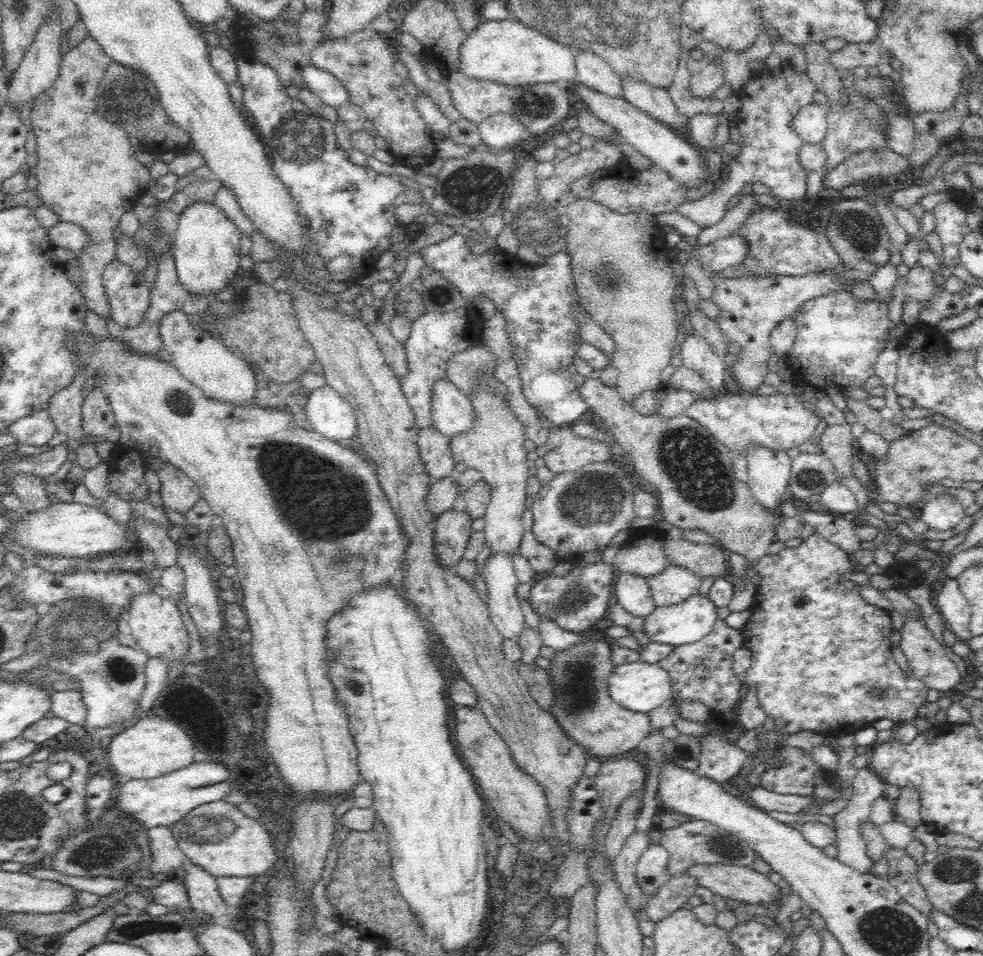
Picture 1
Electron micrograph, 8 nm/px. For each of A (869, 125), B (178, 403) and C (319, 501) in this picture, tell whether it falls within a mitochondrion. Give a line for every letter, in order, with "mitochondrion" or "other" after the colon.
A: mitochondrion
B: mitochondrion
C: mitochondrion

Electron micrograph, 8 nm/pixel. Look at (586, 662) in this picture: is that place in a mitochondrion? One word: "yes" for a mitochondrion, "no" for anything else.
yes

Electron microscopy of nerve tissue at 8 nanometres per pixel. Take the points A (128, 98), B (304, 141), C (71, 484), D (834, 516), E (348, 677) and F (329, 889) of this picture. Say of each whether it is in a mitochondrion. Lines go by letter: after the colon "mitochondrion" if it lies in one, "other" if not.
A: mitochondrion
B: mitochondrion
C: other
D: other
E: mitochondrion
F: other

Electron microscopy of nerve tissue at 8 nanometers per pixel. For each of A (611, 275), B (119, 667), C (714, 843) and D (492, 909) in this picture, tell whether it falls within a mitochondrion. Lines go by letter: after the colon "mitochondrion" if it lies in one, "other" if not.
A: mitochondrion
B: mitochondrion
C: mitochondrion
D: other

